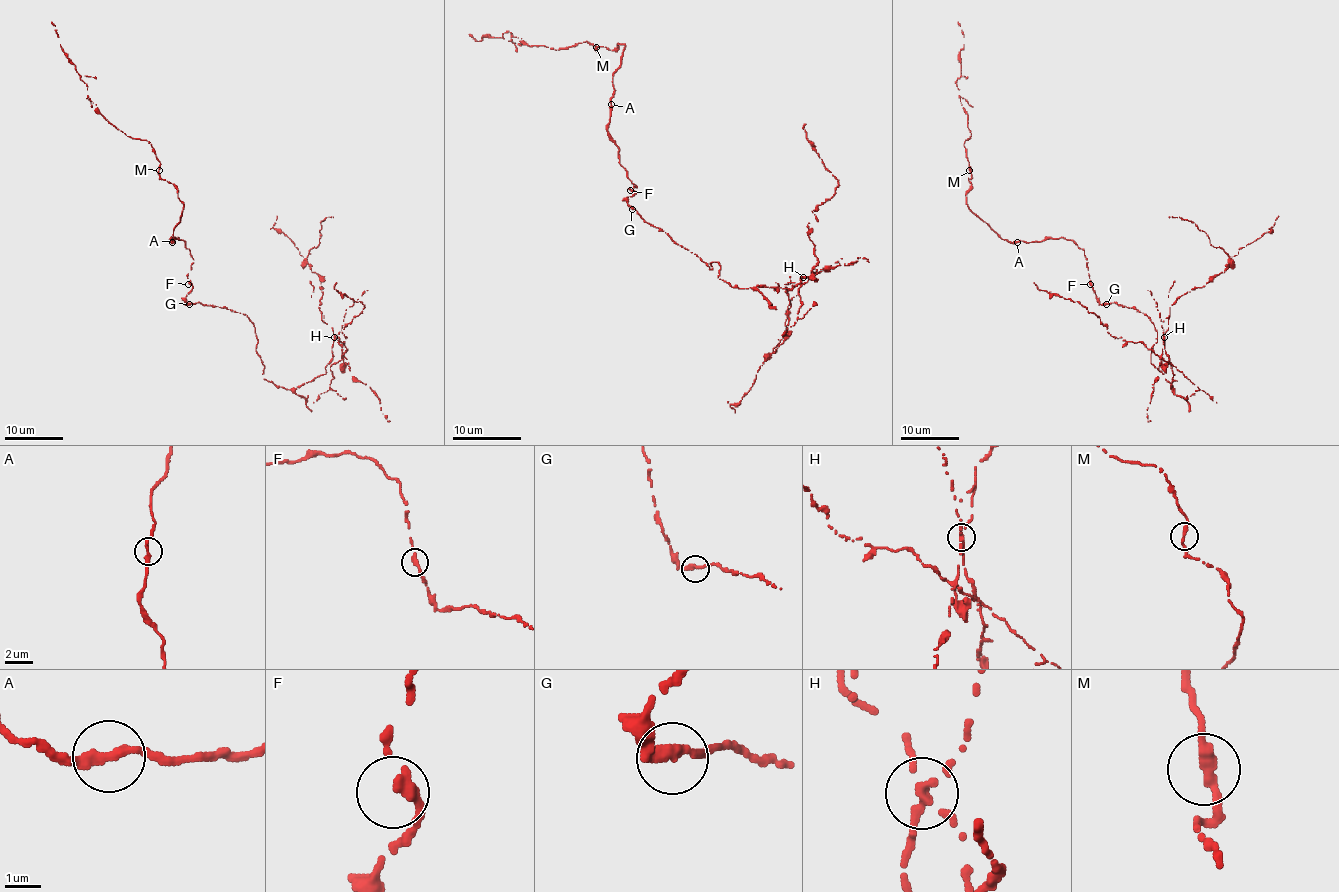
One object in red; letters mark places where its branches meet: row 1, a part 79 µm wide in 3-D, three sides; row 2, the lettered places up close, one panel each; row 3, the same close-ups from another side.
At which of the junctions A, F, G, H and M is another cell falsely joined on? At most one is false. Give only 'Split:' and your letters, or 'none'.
Split: H

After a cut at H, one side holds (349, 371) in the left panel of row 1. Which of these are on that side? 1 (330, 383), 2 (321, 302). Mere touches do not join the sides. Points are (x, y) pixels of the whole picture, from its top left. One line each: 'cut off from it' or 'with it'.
1: with it
2: with it

